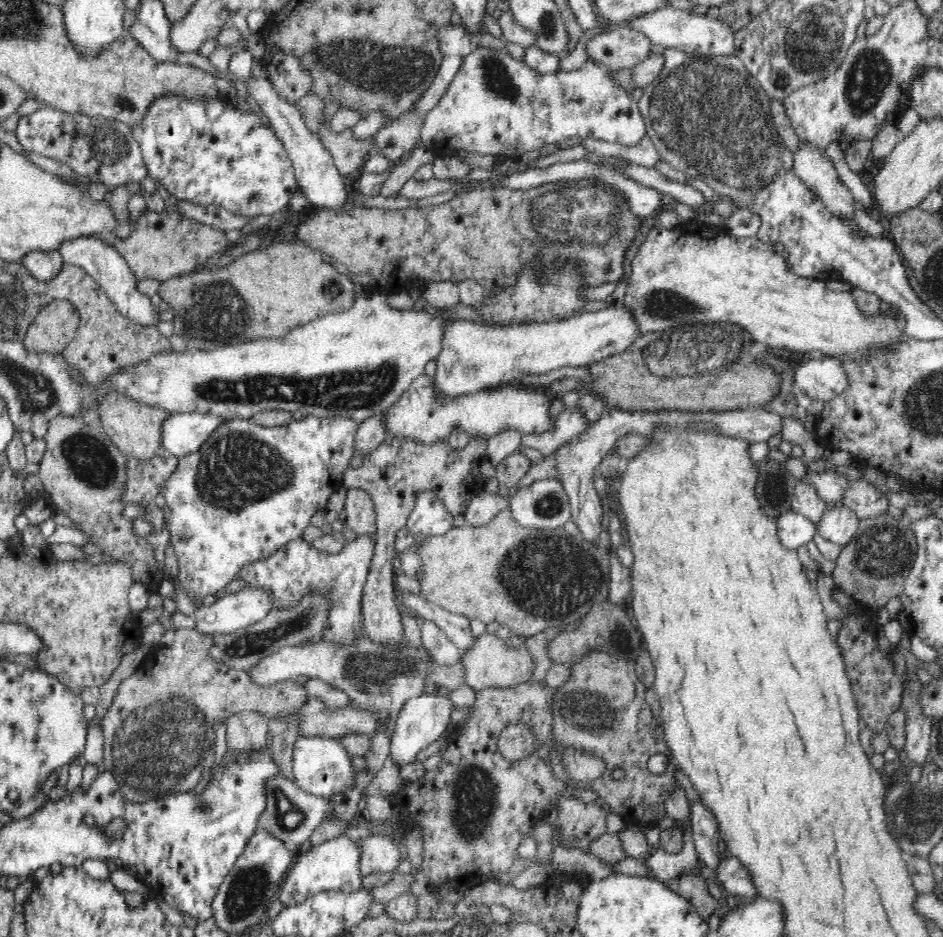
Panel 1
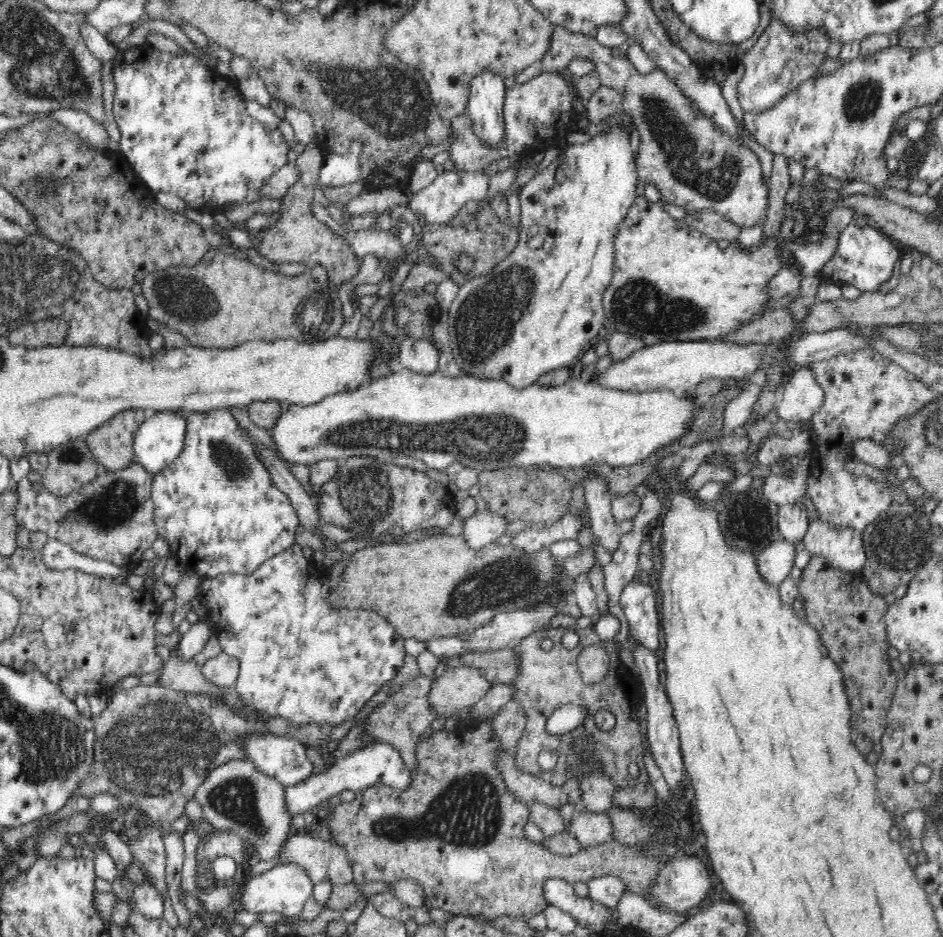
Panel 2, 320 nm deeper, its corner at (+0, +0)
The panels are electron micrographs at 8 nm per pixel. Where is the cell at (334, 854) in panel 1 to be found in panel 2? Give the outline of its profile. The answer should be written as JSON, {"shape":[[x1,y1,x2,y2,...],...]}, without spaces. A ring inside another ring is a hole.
{"shape":[[282,862,270,870,260,873,246,881,239,893,239,899,244,911,279,912,284,916,300,916,306,901,313,896,313,881,308,870,296,862]]}

